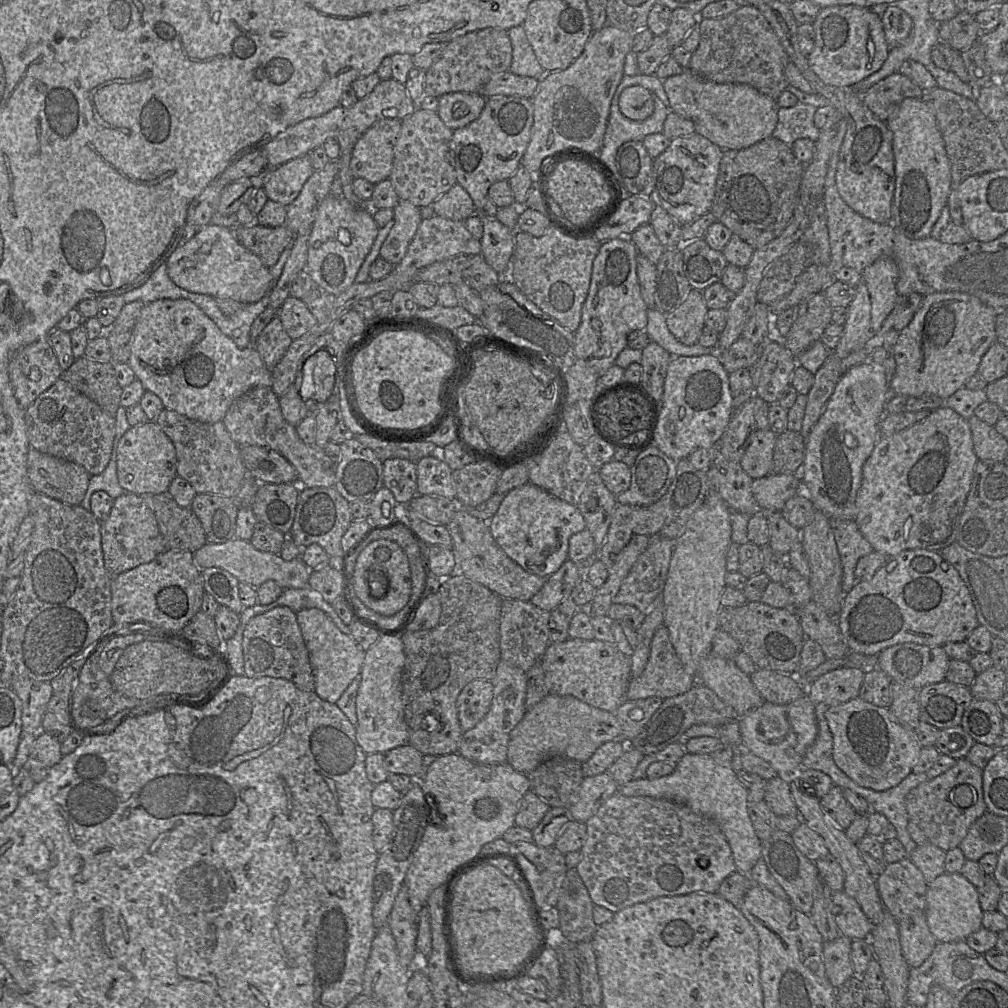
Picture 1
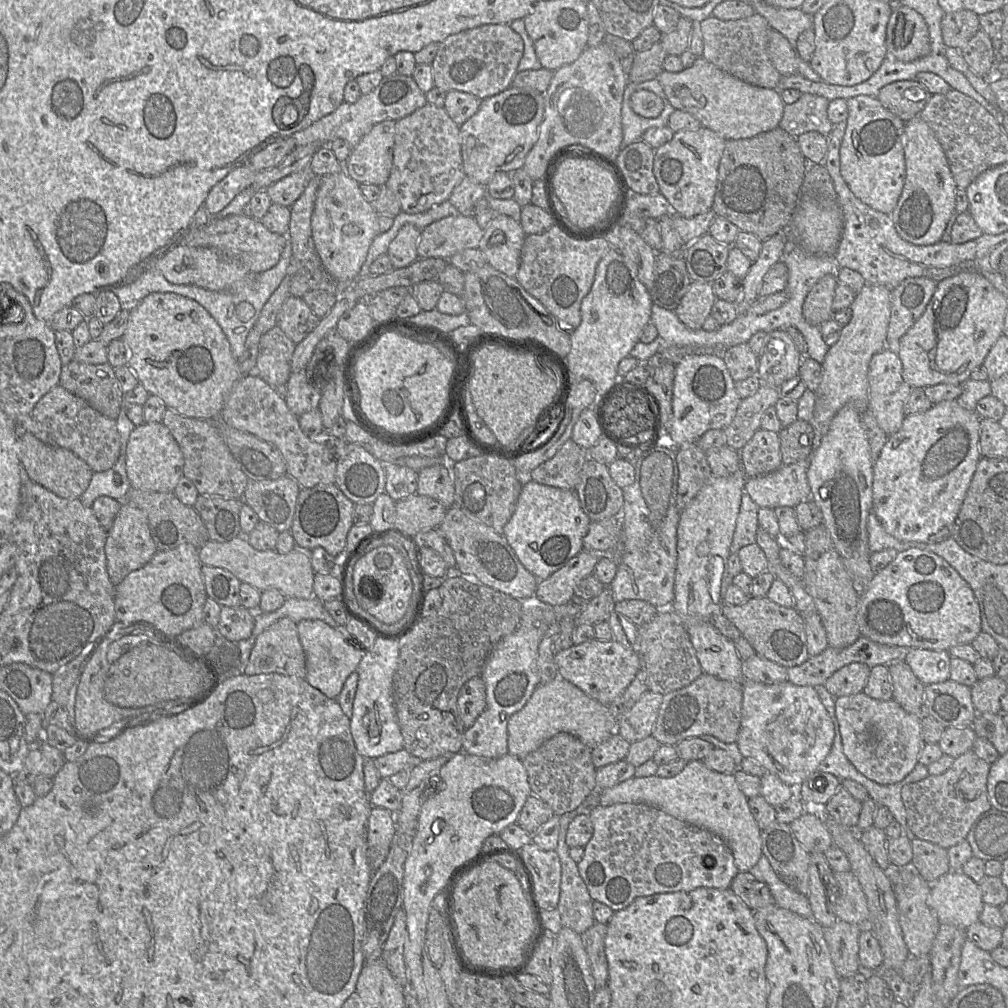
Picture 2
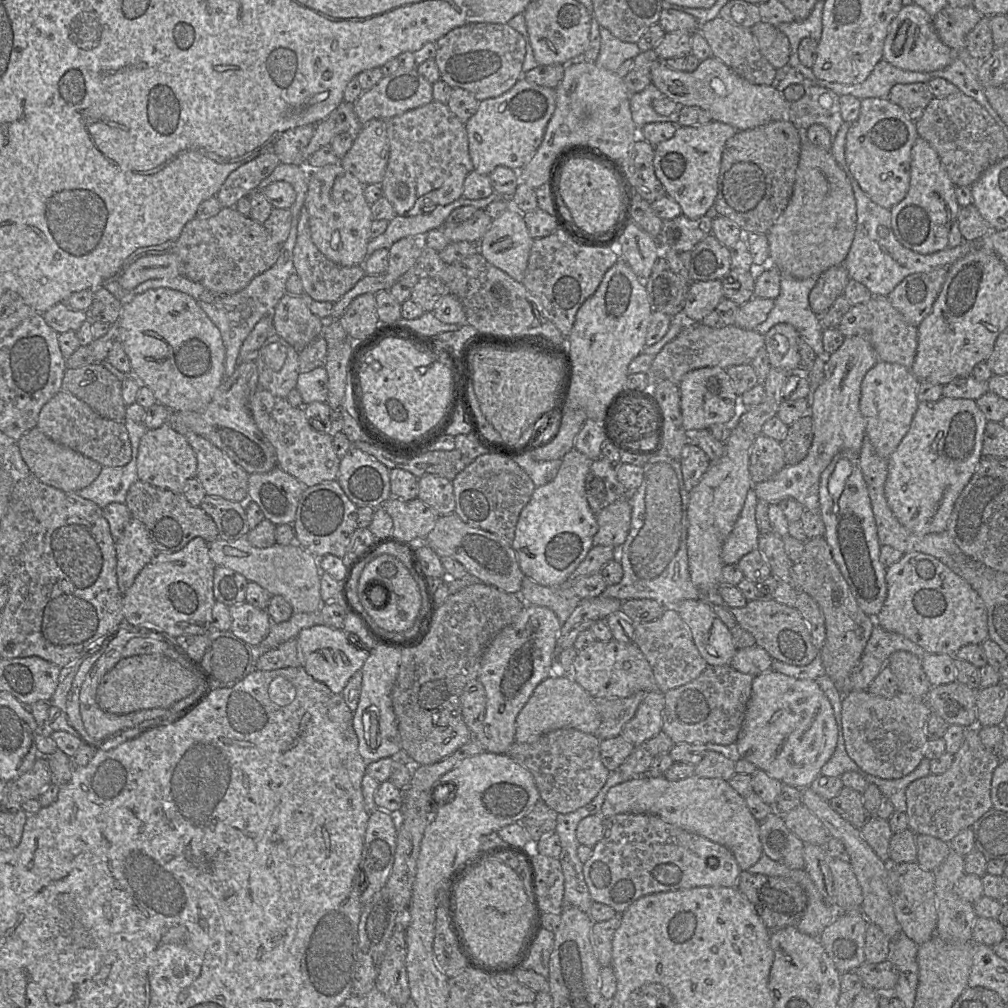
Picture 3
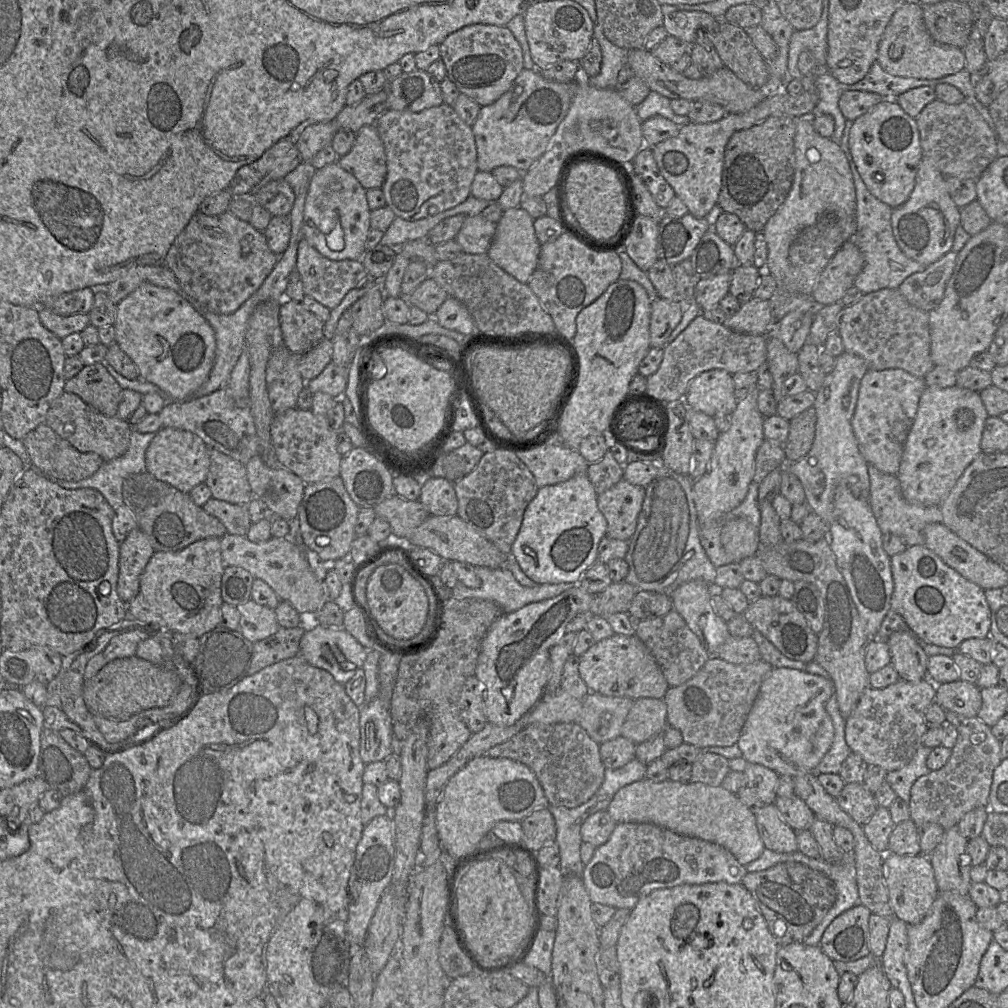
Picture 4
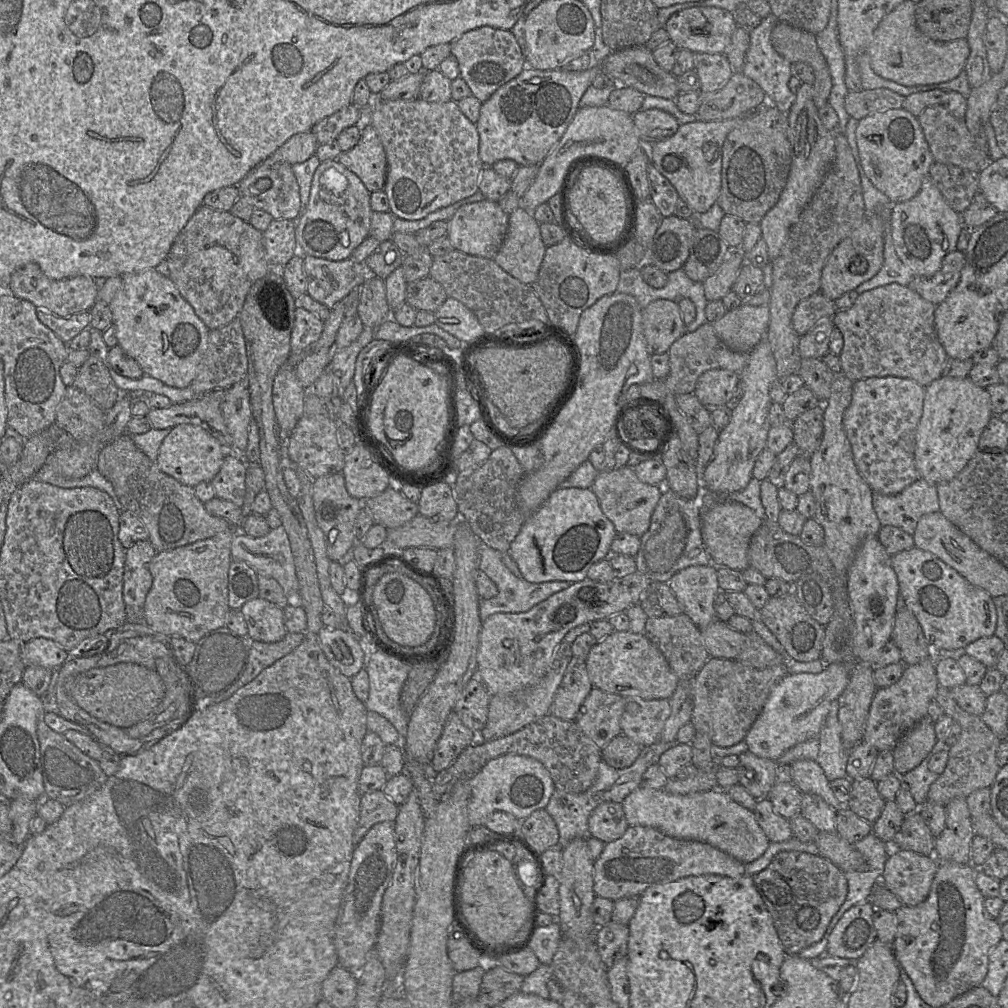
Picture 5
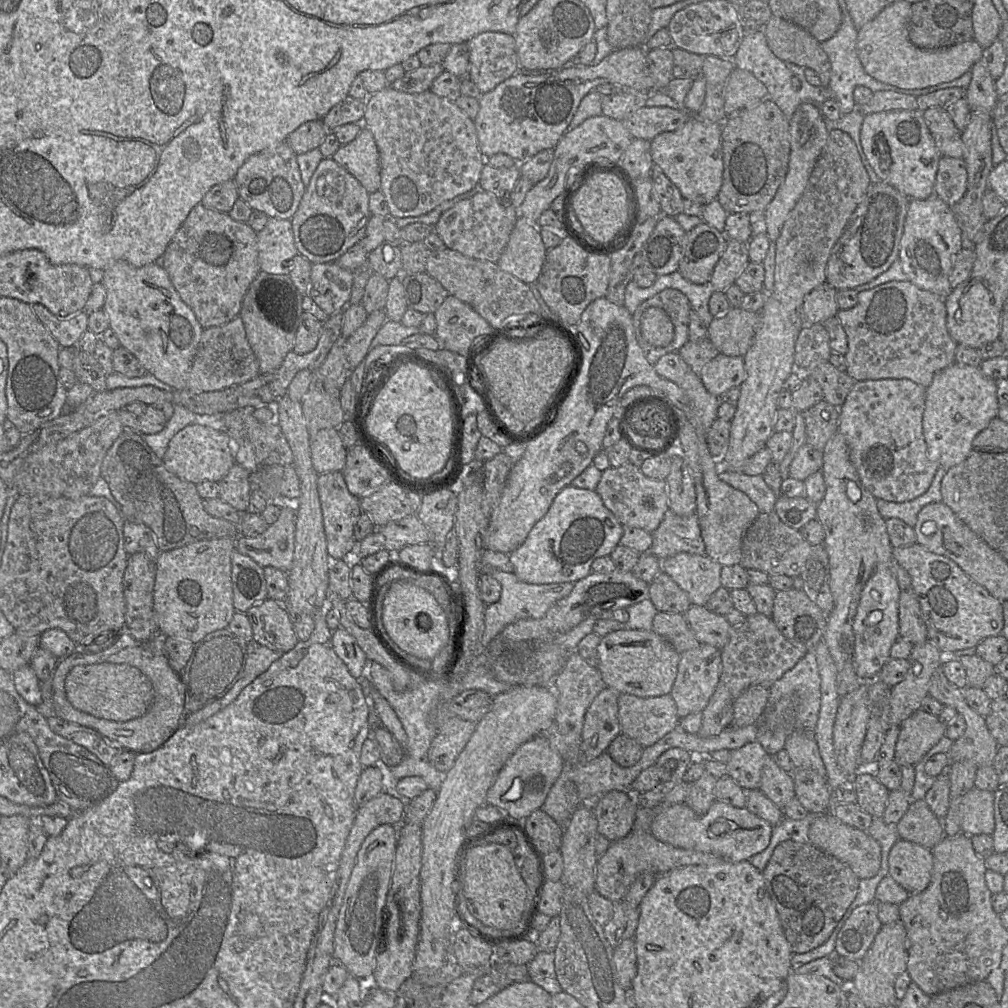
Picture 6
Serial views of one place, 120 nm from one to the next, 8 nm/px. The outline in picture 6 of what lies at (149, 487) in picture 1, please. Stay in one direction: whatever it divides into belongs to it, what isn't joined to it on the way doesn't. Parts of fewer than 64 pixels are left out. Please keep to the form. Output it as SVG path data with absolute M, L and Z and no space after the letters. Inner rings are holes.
M204 423L190 424L177 432L169 441L162 461L169 472L194 484L206 480L218 483L236 463L230 435L216 424Z

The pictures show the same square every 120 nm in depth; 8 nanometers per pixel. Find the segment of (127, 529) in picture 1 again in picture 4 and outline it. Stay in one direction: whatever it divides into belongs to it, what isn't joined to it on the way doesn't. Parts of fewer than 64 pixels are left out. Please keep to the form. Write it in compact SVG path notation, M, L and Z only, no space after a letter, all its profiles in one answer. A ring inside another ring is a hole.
M140 528L133 529L119 544L117 592L125 604L138 594L141 575L154 552Z

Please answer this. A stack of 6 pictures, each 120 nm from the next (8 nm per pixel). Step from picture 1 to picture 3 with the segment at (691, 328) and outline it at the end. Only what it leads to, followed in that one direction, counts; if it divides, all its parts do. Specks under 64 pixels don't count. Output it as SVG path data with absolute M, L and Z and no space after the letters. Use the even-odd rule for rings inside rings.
M721 280L691 282L682 317L688 322L701 322L723 298Z

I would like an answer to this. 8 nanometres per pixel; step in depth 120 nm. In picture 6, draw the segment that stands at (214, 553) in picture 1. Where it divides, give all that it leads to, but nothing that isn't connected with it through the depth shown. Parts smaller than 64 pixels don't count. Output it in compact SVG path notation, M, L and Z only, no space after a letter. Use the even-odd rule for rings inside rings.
M283 505L278 519L256 537L239 535L235 549L260 566L272 566L287 572L293 560L296 531L294 505Z

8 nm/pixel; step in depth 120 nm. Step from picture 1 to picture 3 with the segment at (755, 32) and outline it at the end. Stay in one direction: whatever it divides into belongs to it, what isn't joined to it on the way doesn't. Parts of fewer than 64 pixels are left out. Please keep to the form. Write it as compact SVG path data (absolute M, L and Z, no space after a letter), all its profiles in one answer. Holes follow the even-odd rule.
M718 16L706 23L700 23L699 32L709 44L713 57L722 61L736 74L752 84L773 84L777 69L761 54L750 28L734 26Z

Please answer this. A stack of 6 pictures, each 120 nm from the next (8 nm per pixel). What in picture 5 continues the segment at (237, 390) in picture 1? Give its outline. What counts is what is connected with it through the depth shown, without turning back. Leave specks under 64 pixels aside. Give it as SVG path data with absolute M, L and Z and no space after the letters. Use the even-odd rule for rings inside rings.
M156 269L124 274L122 286L108 306L113 316L117 345L133 358L143 373L175 388L189 387L196 378L207 350L210 330L196 315L193 307L181 296L172 280Z

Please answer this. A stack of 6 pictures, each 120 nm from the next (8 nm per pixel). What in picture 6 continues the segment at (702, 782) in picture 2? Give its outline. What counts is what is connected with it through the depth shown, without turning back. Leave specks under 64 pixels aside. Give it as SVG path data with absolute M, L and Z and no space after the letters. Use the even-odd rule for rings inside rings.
M715 800L704 815L696 814L685 803L674 804L660 812L652 821L651 834L673 847L713 854L730 862L749 860L768 847L773 827L750 812Z

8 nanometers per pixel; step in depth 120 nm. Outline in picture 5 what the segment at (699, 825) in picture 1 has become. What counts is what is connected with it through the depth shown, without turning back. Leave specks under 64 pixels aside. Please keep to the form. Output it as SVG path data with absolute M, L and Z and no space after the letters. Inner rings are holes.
M629 826L621 838L607 843L594 861L593 890L596 896L615 902L640 896L656 884L708 874L741 877L744 864L706 843L672 838L651 827Z

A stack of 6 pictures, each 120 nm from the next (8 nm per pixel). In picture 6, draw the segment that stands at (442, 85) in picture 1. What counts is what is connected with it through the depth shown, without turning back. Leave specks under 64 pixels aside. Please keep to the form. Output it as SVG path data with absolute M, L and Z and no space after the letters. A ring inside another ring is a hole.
M487 31L476 35L466 43L469 50L467 75L481 93L493 90L520 70L513 35Z

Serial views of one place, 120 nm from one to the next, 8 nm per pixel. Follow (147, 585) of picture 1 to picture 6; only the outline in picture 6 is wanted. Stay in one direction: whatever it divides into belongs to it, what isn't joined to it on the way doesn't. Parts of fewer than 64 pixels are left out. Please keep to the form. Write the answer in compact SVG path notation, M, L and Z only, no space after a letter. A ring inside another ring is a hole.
M232 538L199 540L168 551L161 551L155 560L156 577L154 584L154 611L159 633L192 643L207 634L228 627L235 609L231 581L231 555L235 548Z

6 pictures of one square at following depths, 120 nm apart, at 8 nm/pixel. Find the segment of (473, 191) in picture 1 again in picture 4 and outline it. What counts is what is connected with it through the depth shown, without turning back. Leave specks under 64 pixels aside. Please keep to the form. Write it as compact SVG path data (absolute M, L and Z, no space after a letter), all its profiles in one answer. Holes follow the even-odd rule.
M523 69L511 87L494 103L481 106L475 123L471 126L477 148L479 171L492 172L500 166L512 166L521 173L528 171L546 151L557 126L566 116L576 92L576 81L558 83L545 79L538 70Z

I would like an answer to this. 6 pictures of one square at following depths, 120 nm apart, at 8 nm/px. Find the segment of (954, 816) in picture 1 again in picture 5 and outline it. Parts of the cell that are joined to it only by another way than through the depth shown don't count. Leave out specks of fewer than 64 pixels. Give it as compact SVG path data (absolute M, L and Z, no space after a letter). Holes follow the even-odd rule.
M939 686L935 701L961 727L959 739L948 748L948 760L945 769L931 784L926 802L947 806L956 798L967 798L972 792L981 788L990 788L1000 769L997 750L1001 740L984 723L979 716L965 712L953 699L951 689Z

